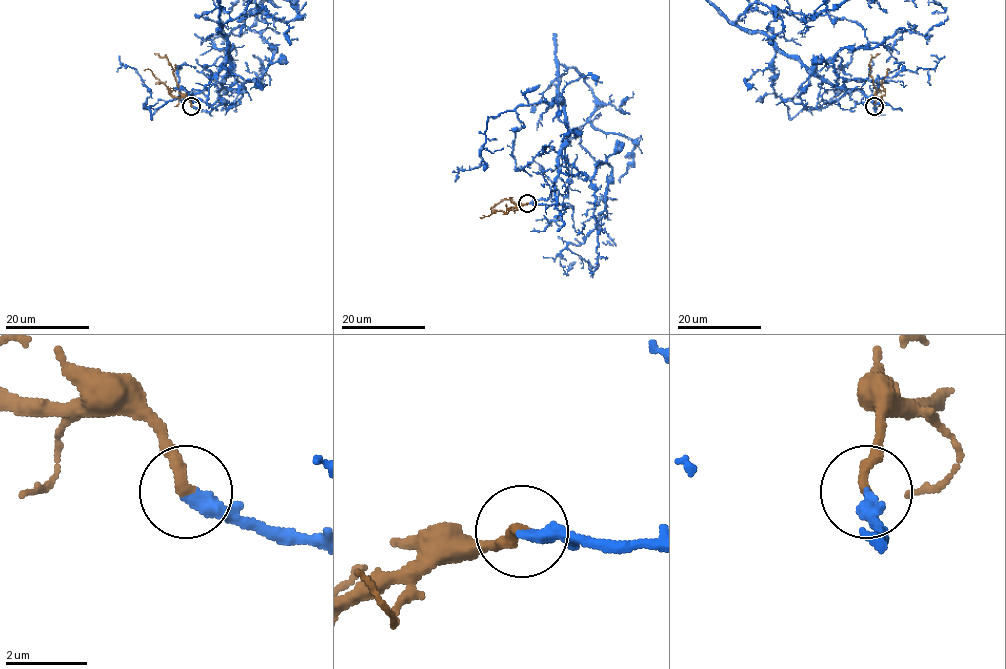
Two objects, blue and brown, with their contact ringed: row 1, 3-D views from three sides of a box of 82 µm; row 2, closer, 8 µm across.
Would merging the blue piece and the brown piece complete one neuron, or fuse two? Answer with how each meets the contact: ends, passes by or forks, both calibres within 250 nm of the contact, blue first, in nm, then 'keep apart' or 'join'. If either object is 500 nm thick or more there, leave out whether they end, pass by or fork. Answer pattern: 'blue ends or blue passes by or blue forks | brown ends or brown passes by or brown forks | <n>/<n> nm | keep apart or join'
blue ends | brown ends | 360/280 nm | join

